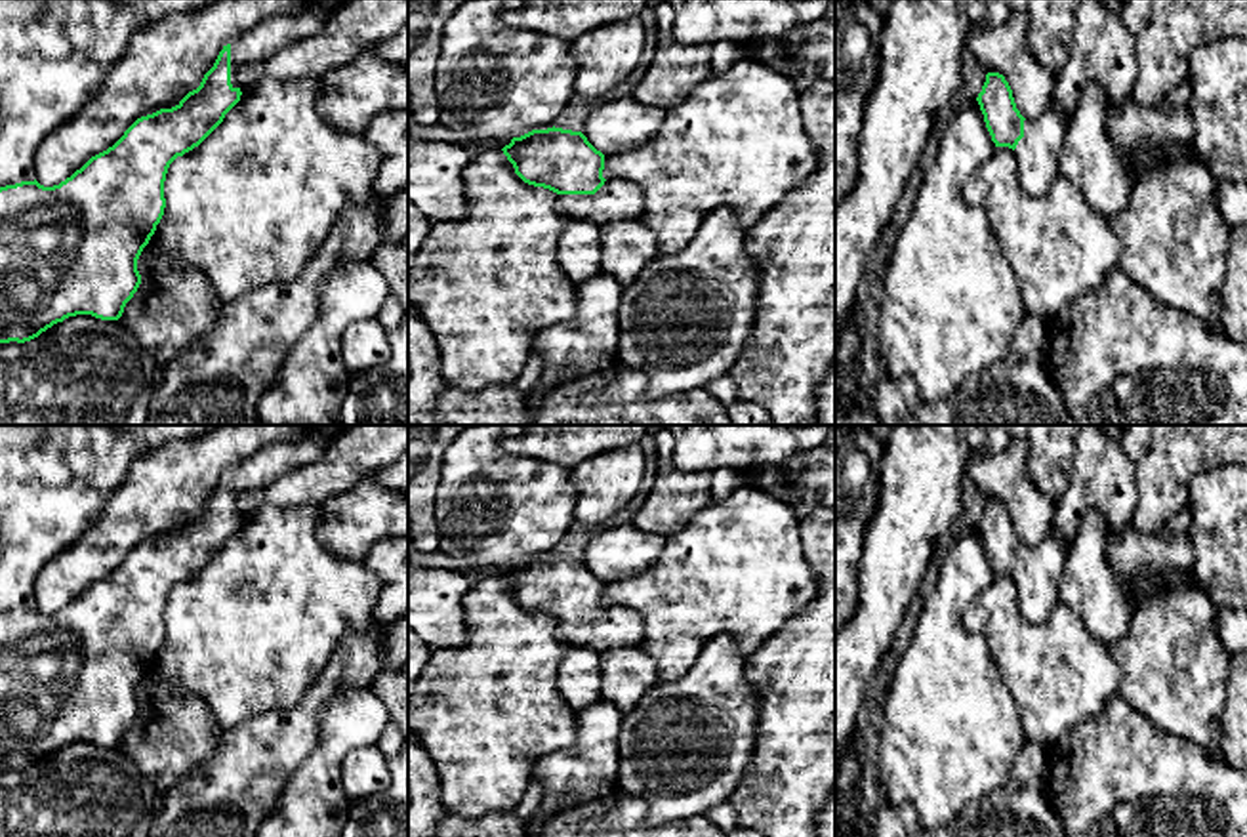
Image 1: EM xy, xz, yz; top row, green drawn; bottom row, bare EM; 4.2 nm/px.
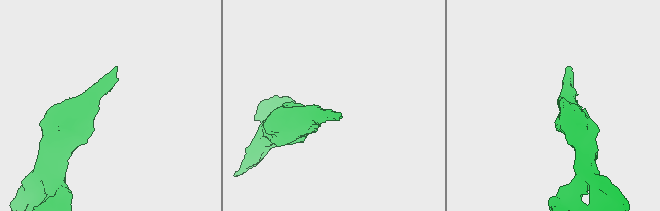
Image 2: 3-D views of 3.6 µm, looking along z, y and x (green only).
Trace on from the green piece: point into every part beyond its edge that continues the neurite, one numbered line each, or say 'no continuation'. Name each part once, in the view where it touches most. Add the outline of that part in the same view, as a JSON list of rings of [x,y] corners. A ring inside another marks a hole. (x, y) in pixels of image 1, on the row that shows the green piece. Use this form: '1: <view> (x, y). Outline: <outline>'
1: xy (264, 40). Outline: [[[311,0],[297,13],[265,19],[235,38],[231,42],[231,84],[242,92],[240,101],[246,90],[238,82],[238,71],[244,65],[273,57],[280,48],[315,34],[324,27],[334,10],[336,8],[328,8],[320,0]]]

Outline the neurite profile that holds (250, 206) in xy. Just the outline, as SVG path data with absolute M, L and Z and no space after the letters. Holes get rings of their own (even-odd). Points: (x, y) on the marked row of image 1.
M261 78L198 147L177 156L168 168L166 208L149 244L200 271L221 303L276 282L290 284L324 244L343 212L381 200L376 193L379 151L364 133L339 132L324 122L317 109L318 97L318 78Z

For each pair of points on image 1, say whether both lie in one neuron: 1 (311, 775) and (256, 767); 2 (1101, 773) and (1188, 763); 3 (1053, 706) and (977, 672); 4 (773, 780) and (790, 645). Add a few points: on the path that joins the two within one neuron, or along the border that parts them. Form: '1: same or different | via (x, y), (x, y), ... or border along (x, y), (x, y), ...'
1: different | border along (319, 734), (313, 750), (290, 776), (269, 811)
2: same | via (1122, 773), (1167, 767)
3: different | border along (986, 645), (1022, 727)
4: same | via (790, 746), (790, 679)

